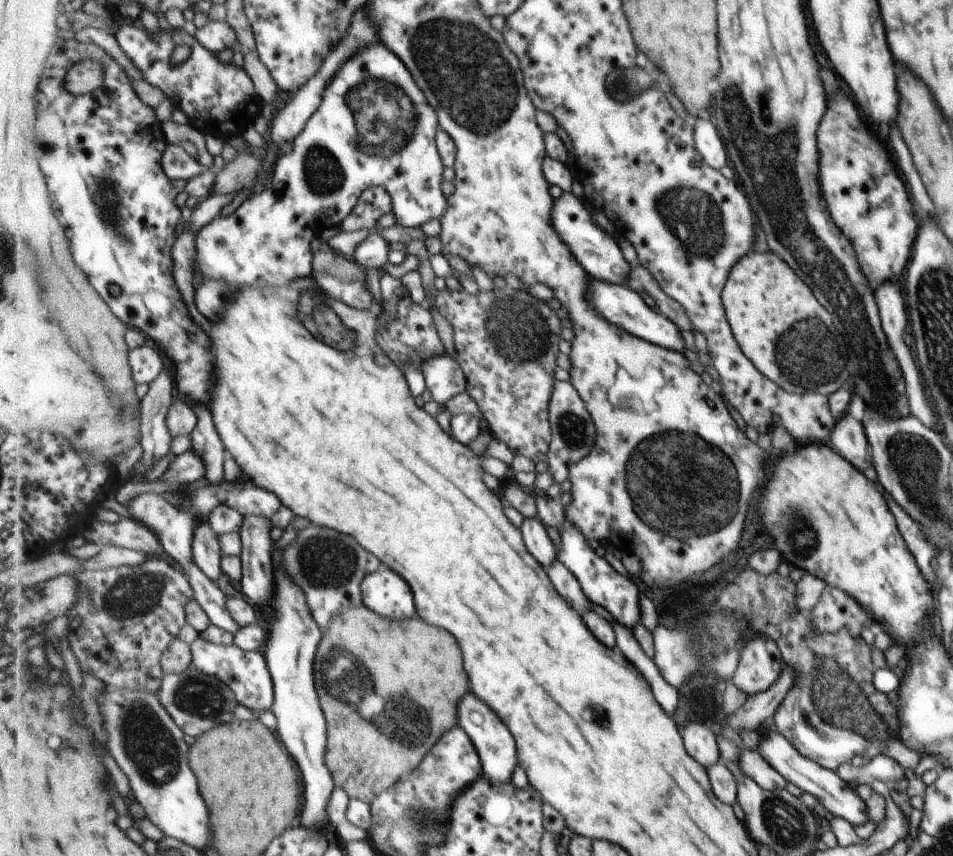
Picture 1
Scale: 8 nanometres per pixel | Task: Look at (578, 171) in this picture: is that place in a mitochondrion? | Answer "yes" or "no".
no

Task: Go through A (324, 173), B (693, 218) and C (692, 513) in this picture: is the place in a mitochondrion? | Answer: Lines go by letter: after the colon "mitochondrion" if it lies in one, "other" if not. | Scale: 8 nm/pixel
A: mitochondrion
B: mitochondrion
C: mitochondrion

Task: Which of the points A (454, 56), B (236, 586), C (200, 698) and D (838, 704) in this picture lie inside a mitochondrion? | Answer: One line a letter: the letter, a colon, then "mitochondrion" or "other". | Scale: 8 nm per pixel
A: mitochondrion
B: other
C: mitochondrion
D: mitochondrion

